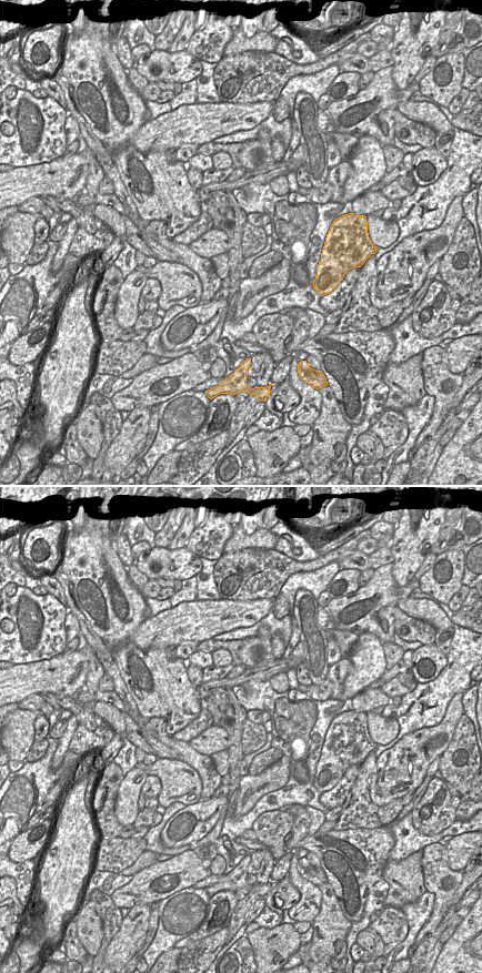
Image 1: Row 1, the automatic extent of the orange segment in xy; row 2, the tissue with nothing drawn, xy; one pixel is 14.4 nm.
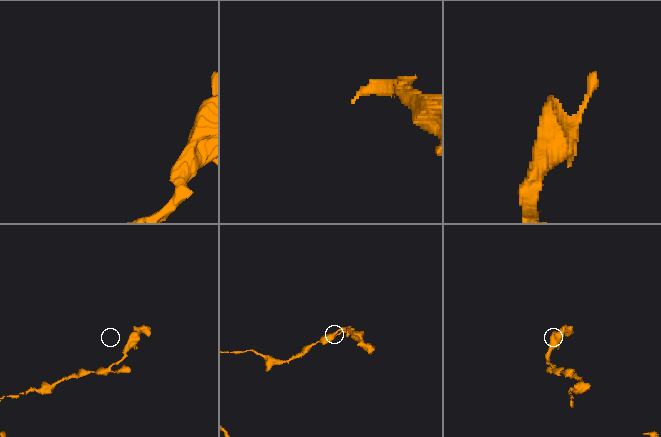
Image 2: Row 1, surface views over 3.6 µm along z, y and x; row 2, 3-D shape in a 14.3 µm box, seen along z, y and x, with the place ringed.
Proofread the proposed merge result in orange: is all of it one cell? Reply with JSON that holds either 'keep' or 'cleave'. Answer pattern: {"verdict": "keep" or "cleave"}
{"verdict": "keep"}

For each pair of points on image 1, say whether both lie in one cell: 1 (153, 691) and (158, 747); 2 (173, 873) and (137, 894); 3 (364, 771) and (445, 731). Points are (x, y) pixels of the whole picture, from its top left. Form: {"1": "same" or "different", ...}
{"1": "different", "2": "same", "3": "different"}

